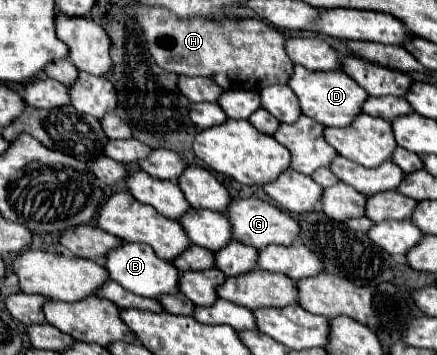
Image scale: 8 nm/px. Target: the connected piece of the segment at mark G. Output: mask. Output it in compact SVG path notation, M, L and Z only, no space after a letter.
M241 198L241 200L231 200L229 206L223 212L231 224L233 230L233 240L253 246L253 248L265 248L269 244L283 244L289 246L297 234L299 234L299 226L297 222L283 210L279 210L277 206L271 206L265 200L259 198Z

